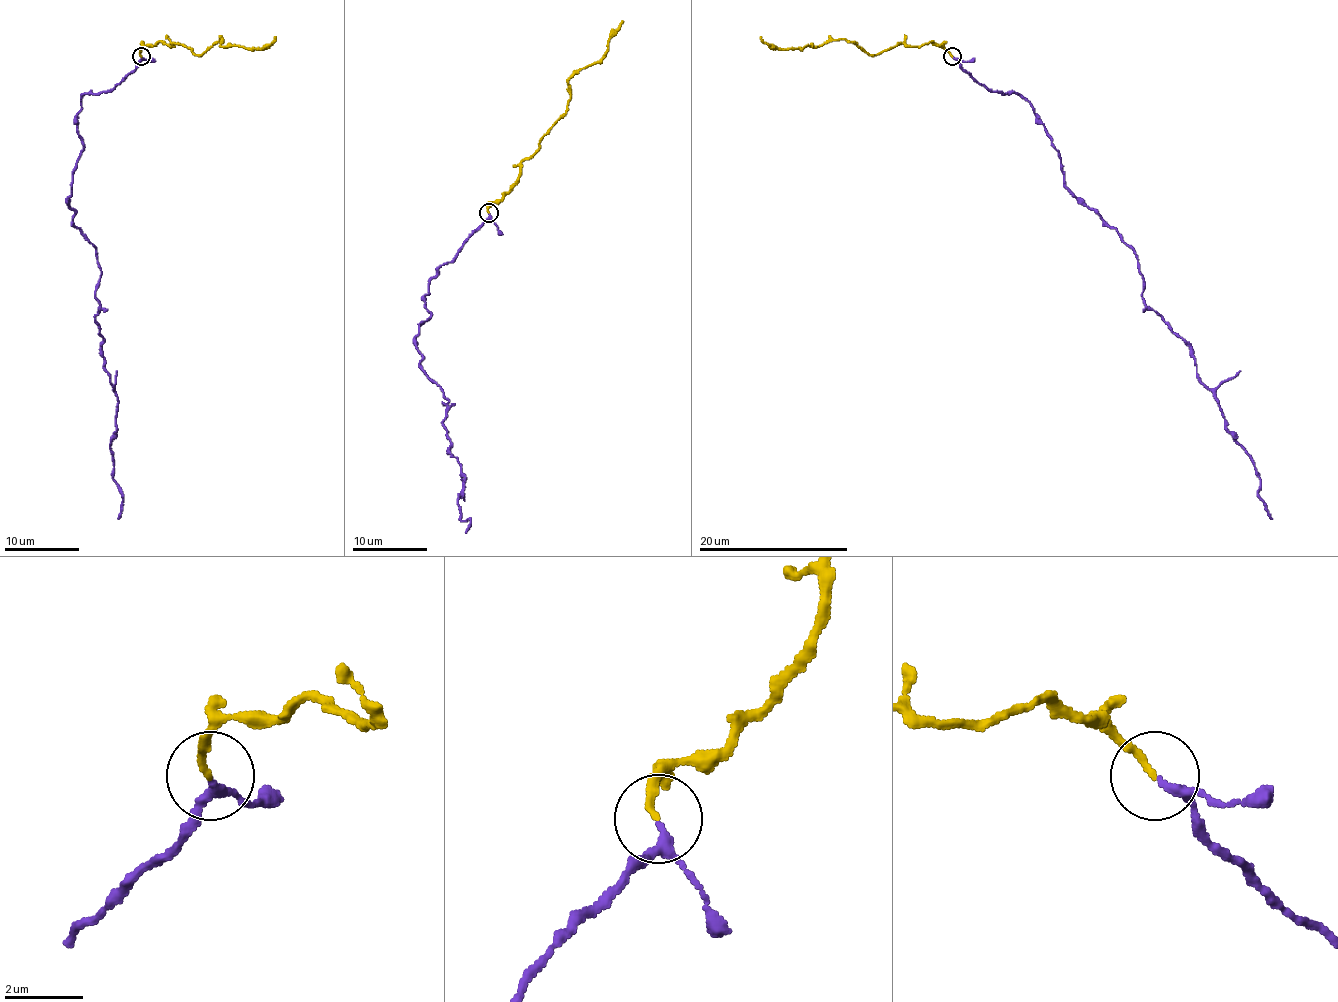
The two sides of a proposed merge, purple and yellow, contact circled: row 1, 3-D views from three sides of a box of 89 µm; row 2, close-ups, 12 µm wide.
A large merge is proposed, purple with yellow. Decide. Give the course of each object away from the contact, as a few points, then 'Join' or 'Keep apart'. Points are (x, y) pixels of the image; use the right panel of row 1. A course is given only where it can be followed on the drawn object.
Course of purple: (953, 56), (989, 89), (1023, 97), (1064, 185), (1135, 254), (1142, 301), (1191, 348), (1272, 518). Course of yellow: (951, 56), (942, 44), (933, 42), (901, 44), (867, 54), (850, 41), (772, 48), (760, 37). Join

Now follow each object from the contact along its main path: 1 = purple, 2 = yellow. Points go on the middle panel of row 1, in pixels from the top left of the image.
1: (489, 214), (429, 283), (416, 349), (448, 403), (465, 532)
2: (489, 212), (515, 182), (521, 161), (566, 111), (569, 79), (605, 53), (624, 21)

